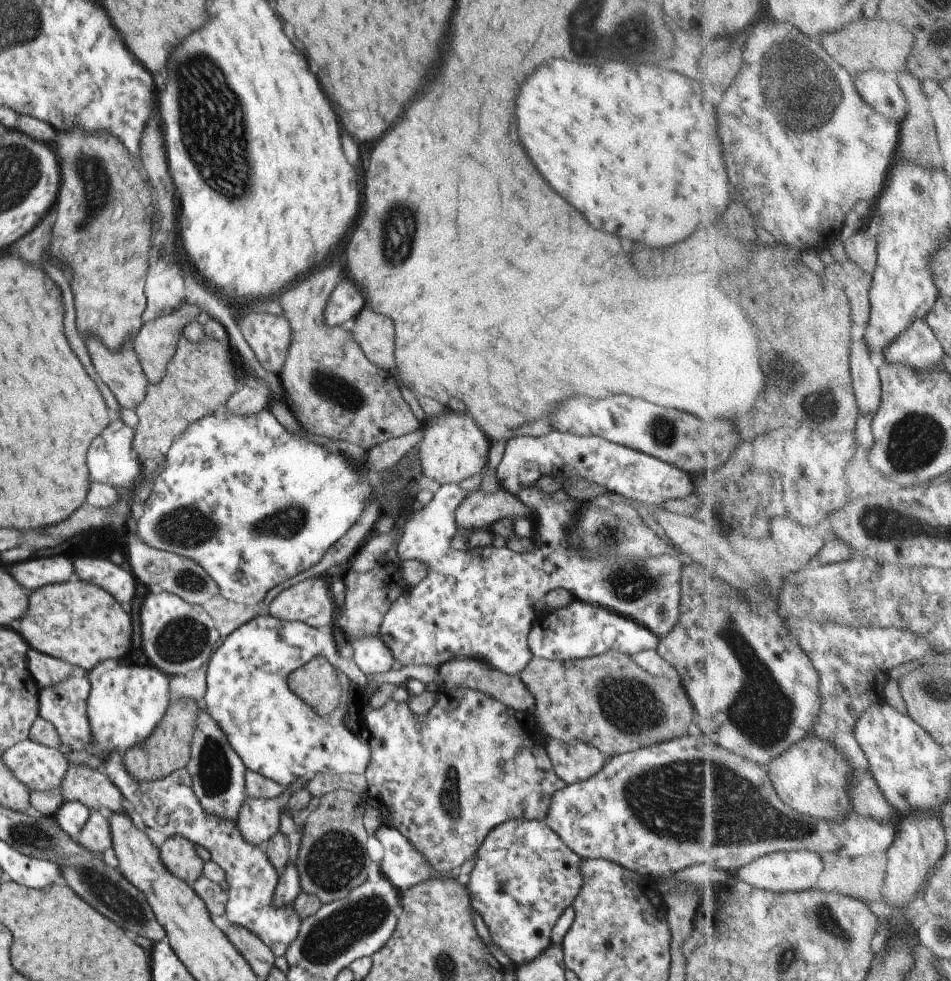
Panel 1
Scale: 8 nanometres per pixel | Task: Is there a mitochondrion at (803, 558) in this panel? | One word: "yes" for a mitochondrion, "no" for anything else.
no

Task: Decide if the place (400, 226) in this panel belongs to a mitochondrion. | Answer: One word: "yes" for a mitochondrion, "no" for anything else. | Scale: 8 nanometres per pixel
yes

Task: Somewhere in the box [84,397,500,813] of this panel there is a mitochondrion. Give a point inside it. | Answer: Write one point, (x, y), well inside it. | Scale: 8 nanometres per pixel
(187, 526)

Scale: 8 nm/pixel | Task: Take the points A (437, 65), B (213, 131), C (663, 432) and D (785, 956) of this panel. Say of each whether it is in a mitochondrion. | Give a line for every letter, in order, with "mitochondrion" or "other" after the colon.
A: other
B: mitochondrion
C: mitochondrion
D: mitochondrion

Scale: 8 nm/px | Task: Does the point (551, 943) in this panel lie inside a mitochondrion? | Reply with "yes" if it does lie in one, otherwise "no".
no

